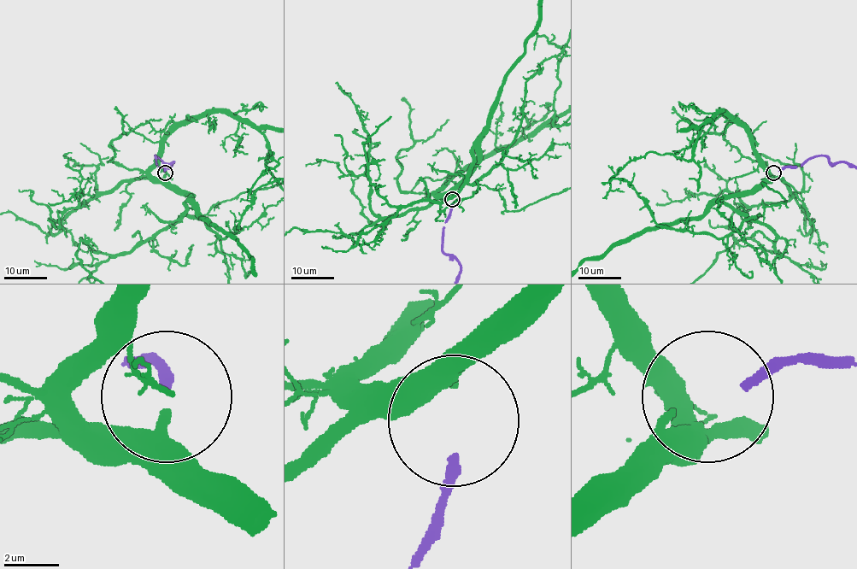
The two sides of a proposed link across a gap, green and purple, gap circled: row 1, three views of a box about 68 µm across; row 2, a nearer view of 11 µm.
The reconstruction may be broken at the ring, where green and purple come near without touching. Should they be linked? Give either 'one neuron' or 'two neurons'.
one neuron

